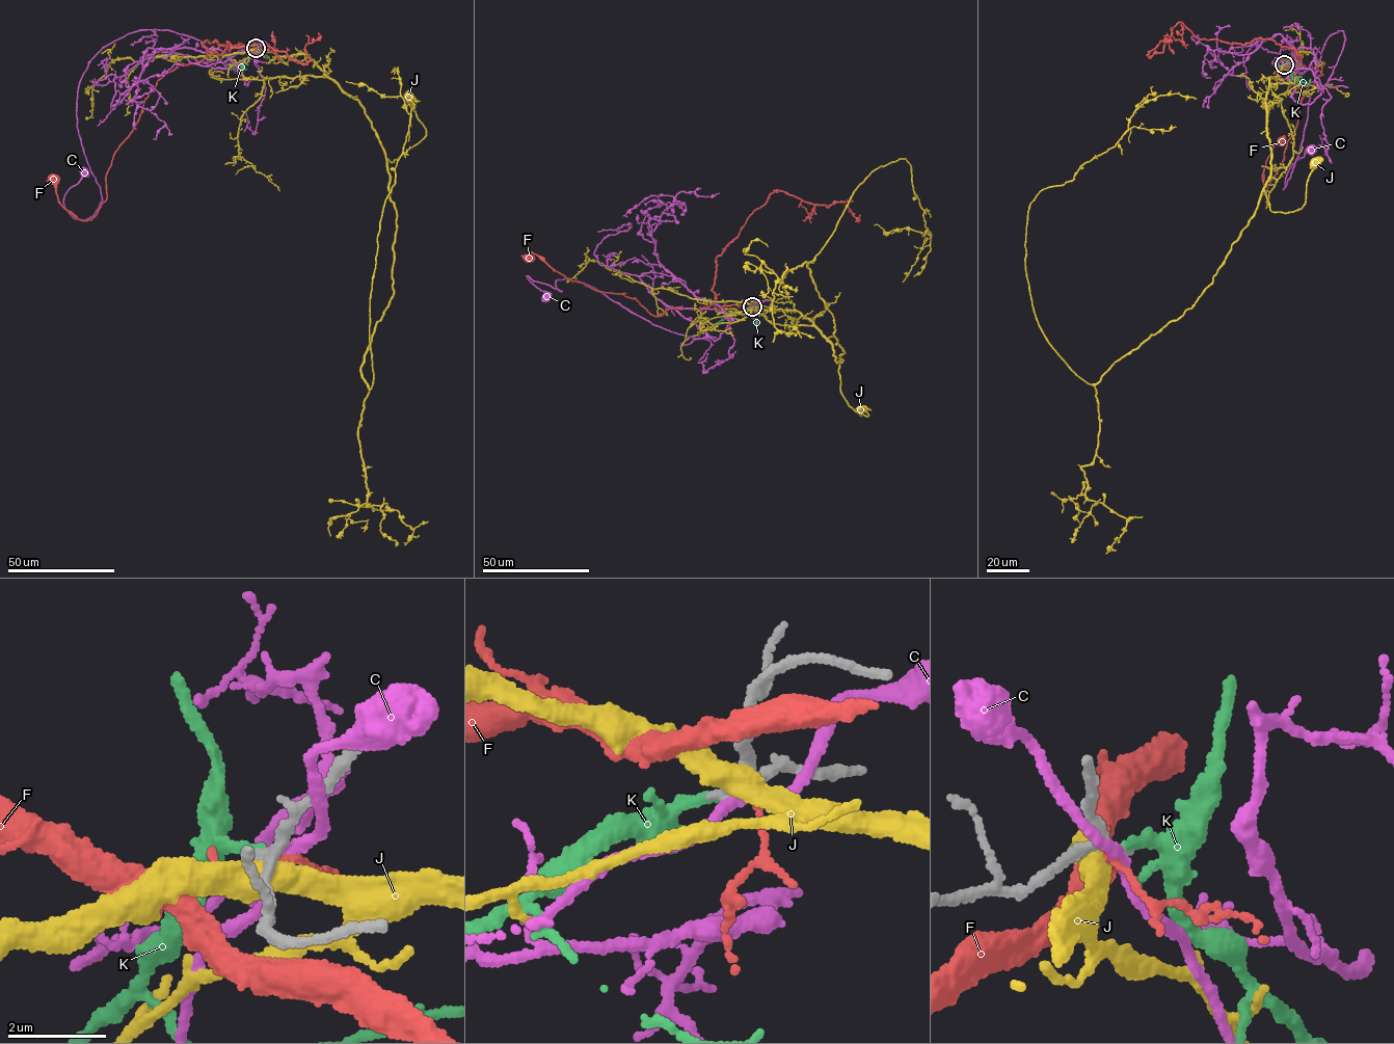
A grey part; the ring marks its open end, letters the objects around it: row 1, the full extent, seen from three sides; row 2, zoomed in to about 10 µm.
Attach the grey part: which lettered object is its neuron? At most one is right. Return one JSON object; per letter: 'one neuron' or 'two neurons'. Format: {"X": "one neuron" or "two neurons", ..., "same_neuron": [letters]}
{"C": "two neurons", "F": "two neurons", "J": "two neurons", "K": "one neuron", "same_neuron": ["K"]}

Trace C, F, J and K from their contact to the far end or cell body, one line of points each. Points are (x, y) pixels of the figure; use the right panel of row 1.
C: (1284, 64), (1291, 97), (1311, 104), (1343, 30), (1323, 46), (1283, 189), (1289, 167), (1312, 151)
F: (1284, 64), (1297, 55), (1306, 69), (1322, 74), (1308, 86), (1284, 160), (1266, 187), (1266, 160), (1282, 141)
J: (1283, 64), (1268, 79), (1265, 103), (1271, 151), (1264, 190), (1270, 211), (1286, 213), (1304, 205), (1314, 162)
K: (1284, 64), (1296, 80), (1308, 83), (1310, 79)

